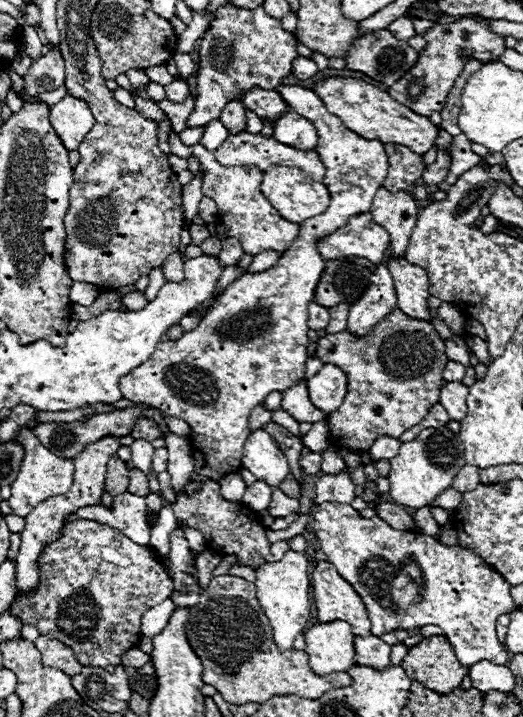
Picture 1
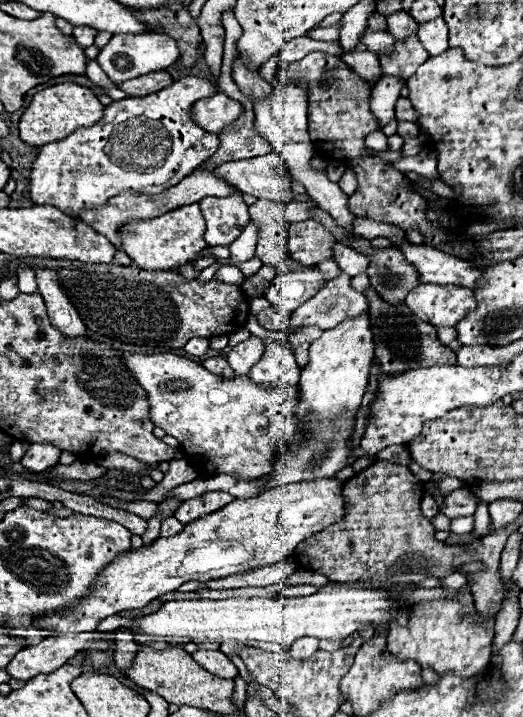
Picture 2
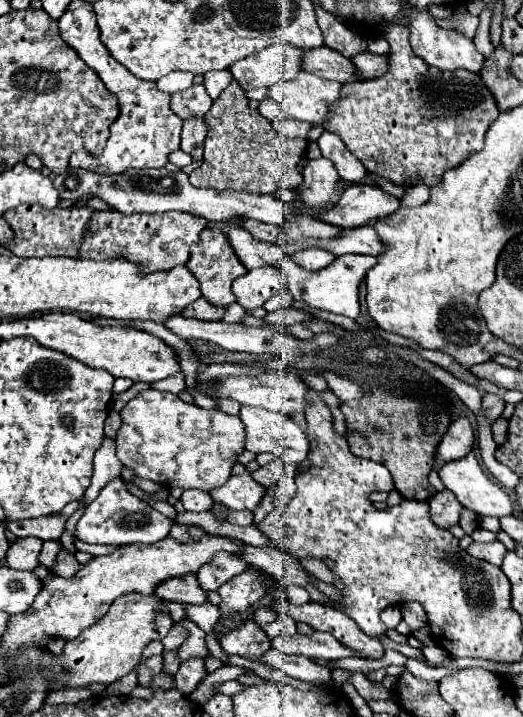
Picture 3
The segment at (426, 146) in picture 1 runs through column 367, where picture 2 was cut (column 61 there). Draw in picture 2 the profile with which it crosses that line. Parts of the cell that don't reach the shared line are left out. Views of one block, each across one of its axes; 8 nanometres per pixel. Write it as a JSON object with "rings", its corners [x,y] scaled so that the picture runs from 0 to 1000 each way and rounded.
{"rings":[[[122,114],[65,131],[57,148],[46,153],[38,165],[34,181],[46,198],[80,204],[84,198],[103,198],[107,192],[122,192],[138,187],[145,179],[180,176],[195,165],[195,159],[199,159],[199,145],[187,139],[187,134],[172,123],[141,117],[141,114]]]}

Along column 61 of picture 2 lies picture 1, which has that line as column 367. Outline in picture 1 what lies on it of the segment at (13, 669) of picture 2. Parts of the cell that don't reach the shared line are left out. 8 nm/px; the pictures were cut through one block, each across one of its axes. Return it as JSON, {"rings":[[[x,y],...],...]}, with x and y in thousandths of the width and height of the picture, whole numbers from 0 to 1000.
{"rings":[[[681,887],[677,890],[681,926],[734,934],[746,929],[746,901],[723,887]]]}

